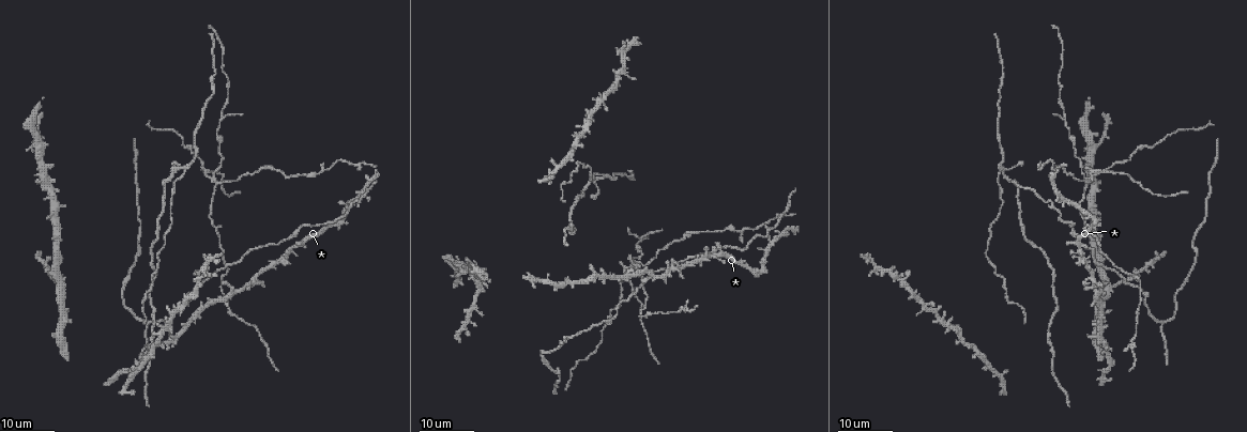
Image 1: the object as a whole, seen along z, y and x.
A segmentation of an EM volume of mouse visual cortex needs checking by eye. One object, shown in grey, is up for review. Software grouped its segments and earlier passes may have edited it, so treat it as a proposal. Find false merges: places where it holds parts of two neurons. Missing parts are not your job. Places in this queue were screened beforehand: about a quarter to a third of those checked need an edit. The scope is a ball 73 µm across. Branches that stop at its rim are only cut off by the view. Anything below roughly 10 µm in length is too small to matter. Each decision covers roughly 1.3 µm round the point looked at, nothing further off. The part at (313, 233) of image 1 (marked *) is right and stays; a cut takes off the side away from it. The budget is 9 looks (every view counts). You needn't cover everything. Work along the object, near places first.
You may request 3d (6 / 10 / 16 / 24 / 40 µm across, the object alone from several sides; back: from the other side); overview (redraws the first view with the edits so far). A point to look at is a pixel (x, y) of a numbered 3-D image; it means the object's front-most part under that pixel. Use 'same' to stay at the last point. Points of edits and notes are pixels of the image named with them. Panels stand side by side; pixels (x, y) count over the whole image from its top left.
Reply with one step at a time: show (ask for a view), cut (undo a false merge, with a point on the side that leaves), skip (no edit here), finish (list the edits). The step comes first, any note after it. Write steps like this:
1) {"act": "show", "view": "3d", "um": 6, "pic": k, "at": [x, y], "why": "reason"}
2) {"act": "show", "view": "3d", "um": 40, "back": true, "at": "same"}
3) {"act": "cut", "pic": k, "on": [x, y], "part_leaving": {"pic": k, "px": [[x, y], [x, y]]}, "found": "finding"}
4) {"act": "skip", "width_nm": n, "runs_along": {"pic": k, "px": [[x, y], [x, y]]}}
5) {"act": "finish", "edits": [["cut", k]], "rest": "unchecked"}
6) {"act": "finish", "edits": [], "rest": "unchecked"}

{"act": "show", "view": "3d", "um": 24, "pic": 1, "at": [217, 181], "why": "four or more arms meet"}

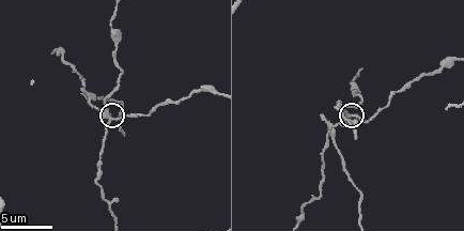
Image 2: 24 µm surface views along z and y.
{"act": "show", "view": "3d", "um": 10, "pic": 2, "at": [111, 116], "why": "zoom in"}

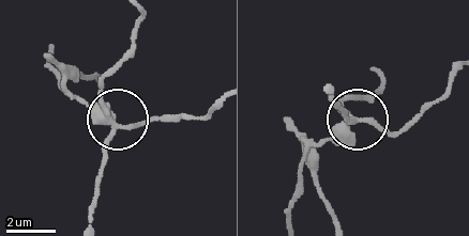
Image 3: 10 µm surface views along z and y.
{"act": "cut", "pic": 3, "on": [87, 103], "side_arm_um": 36, "part_leaving": {"pic": 3, "px": [[111, 123], [171, 123], [206, 116], [216, 108]]}, "found": "a second neuron is stuck on"}

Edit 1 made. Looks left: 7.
{"act": "show", "view": "3d", "um": 24, "pic": 1, "at": [998, 167], "why": "three-way junction"}

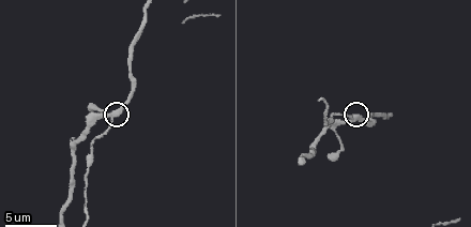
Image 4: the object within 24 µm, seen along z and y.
{"act": "show", "view": "3d", "um": 6, "pic": 4, "at": [114, 119]}

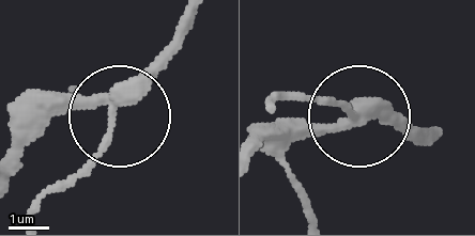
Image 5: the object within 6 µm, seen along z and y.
{"act": "cut", "pic": 5, "on": [89, 170], "width_nm": 290, "part_leaving": {"pic": 5, "px": [[107, 120], [96, 147], [39, 208]]}, "found": "a second neuron is stuck on"}

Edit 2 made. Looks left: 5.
{"act": "show", "view": "overview", "why": "see it whole again"}

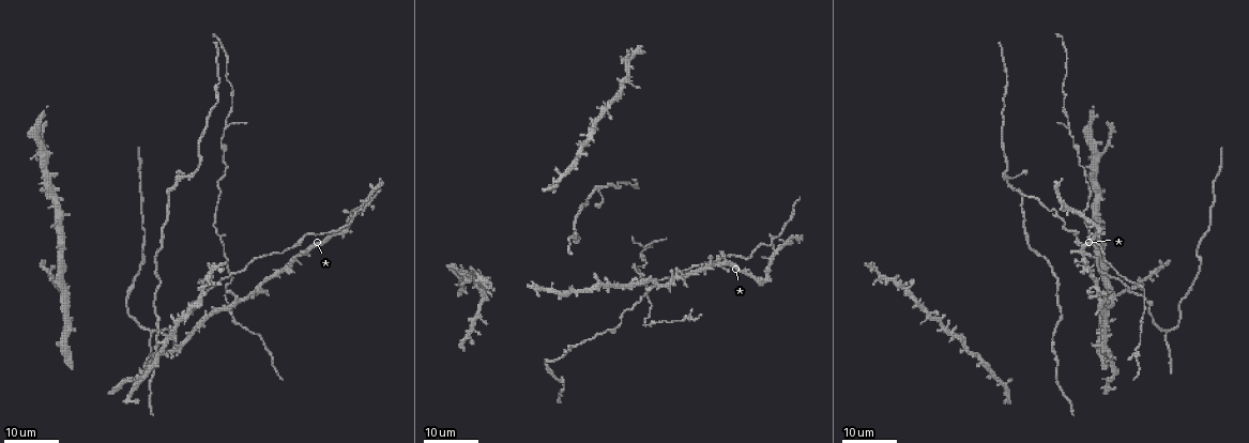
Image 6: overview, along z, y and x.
{"act": "show", "view": "3d", "um": 24, "pic": 6, "at": [776, 238], "why": "four arms meet"}

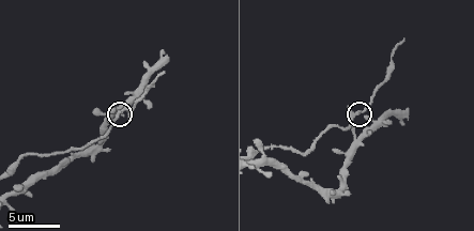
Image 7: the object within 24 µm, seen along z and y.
{"act": "show", "view": "3d", "um": 6, "pic": 7, "at": [359, 112]}

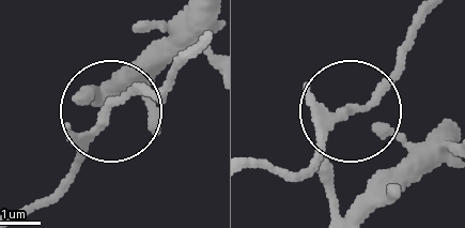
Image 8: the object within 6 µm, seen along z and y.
{"act": "skip", "found": "all the same neuron"}

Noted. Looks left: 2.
{"act": "show", "view": "3d", "um": 16, "pic": 6, "at": [611, 331], "why": "calibre changes"}

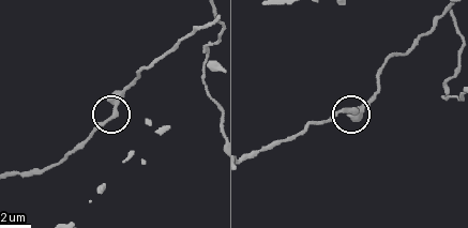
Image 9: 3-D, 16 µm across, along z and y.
{"act": "show", "view": "3d", "um": 6, "pic": 9, "at": [110, 120]}

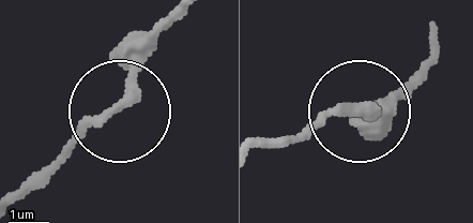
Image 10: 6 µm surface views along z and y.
{"act": "skip", "runs_along": {"pic": 10, "px": [[424, 64], [372, 116], [341, 106], [263, 144]]}, "found": "all the same neuron"}

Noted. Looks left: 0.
{"act": "finish", "edits": [["cut", 3], ["cut", 5]], "rest": "unchecked"}

